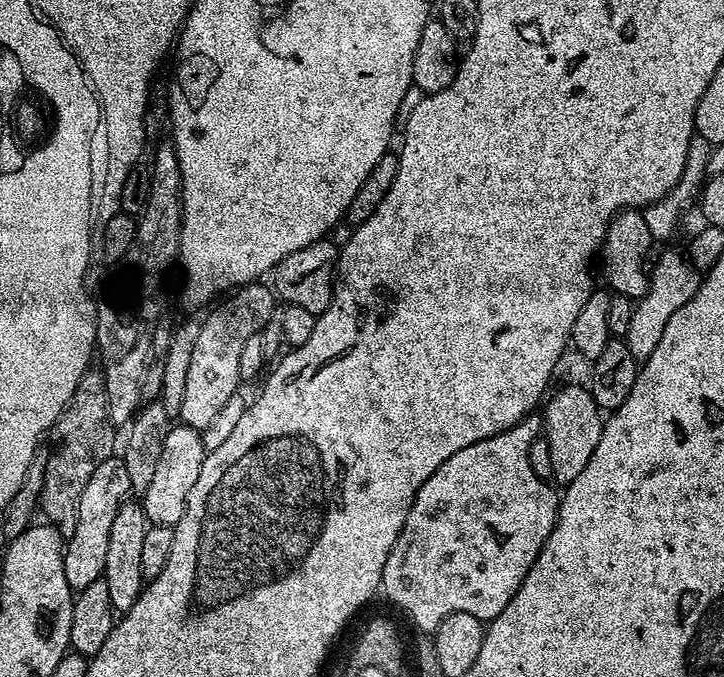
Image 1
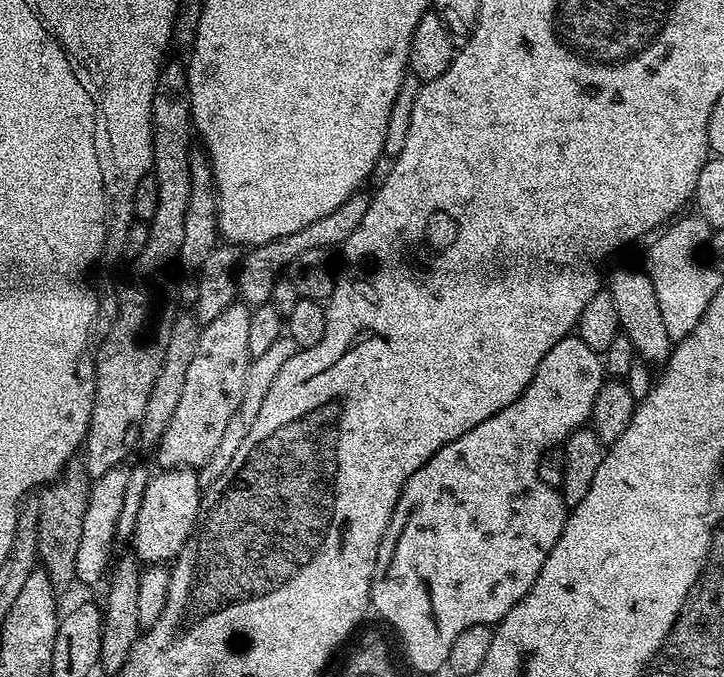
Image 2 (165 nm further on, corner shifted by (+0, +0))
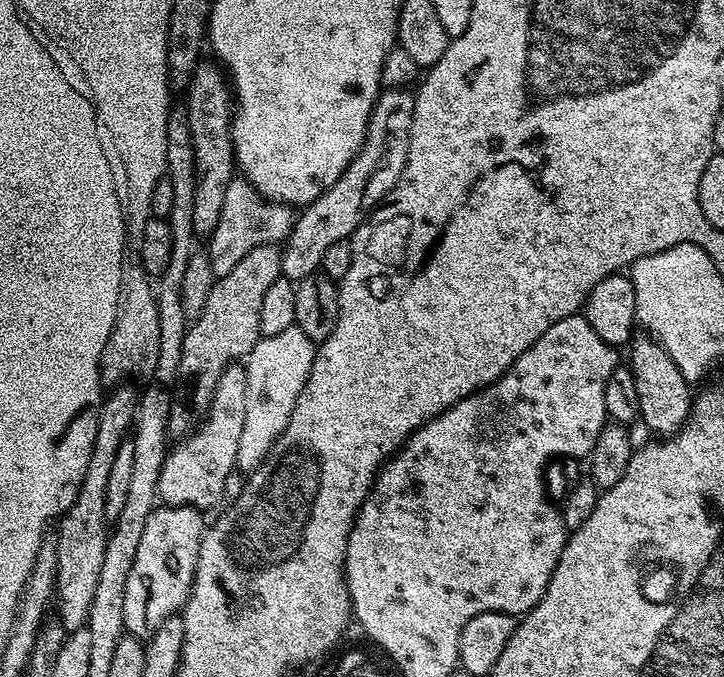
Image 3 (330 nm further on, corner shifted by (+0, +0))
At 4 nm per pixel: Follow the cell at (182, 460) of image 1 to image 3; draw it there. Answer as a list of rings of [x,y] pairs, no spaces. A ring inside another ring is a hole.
[[[156,506],[143,527],[142,538],[139,539],[138,555],[134,557],[134,567],[126,578],[126,595],[122,605],[124,630],[127,635],[147,638],[154,634],[158,626],[166,618],[177,615],[183,609],[184,603],[192,592],[194,574],[198,566],[198,550],[200,539],[204,536],[206,520],[203,520],[201,509],[170,508]]]

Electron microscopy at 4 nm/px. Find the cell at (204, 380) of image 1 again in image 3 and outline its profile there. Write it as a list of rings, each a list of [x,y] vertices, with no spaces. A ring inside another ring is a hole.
[[[230,364],[218,378],[210,410],[199,427],[189,436],[173,443],[158,475],[157,497],[161,505],[170,508],[212,508],[224,496],[228,475],[237,471],[238,441],[246,423],[246,370],[244,364]]]

